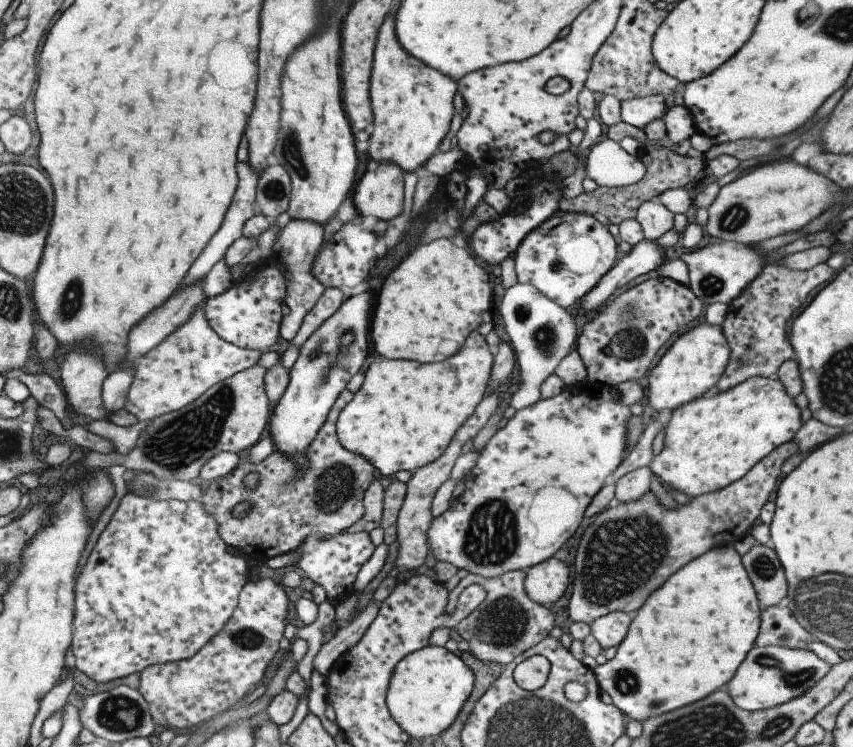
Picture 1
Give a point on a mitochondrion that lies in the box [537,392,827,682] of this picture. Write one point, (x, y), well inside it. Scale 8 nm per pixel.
(607, 575)

